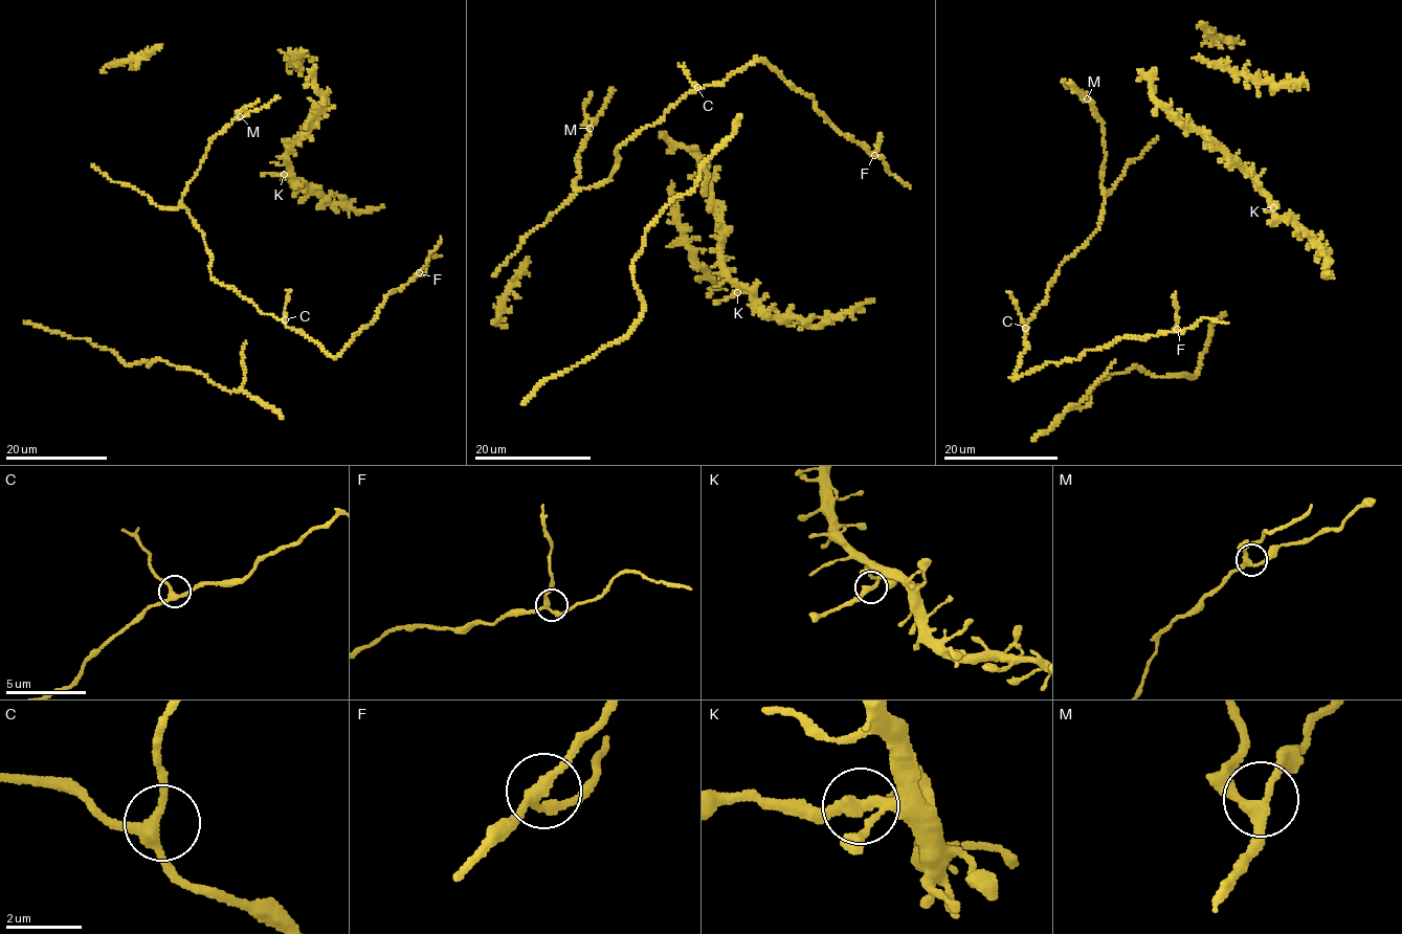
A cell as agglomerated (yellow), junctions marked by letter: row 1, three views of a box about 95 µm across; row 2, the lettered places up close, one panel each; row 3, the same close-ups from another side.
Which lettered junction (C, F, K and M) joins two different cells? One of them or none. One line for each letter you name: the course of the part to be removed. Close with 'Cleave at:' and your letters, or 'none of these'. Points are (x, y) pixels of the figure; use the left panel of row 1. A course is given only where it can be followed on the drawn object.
K: Course of the part to remove: (284, 174), (261, 175)
Cleave at: K

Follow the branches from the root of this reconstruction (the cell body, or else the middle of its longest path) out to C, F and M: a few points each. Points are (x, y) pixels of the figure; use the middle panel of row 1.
C: (584, 188), (610, 178), (619, 156), (618, 148), (643, 127), (661, 119), (665, 113), (697, 87)
F: (584, 188), (610, 178), (618, 148), (683, 97), (758, 60), (809, 94), (837, 130), (874, 155)
M: (584, 188), (576, 190), (573, 184), (580, 176), (576, 160), (590, 128)

